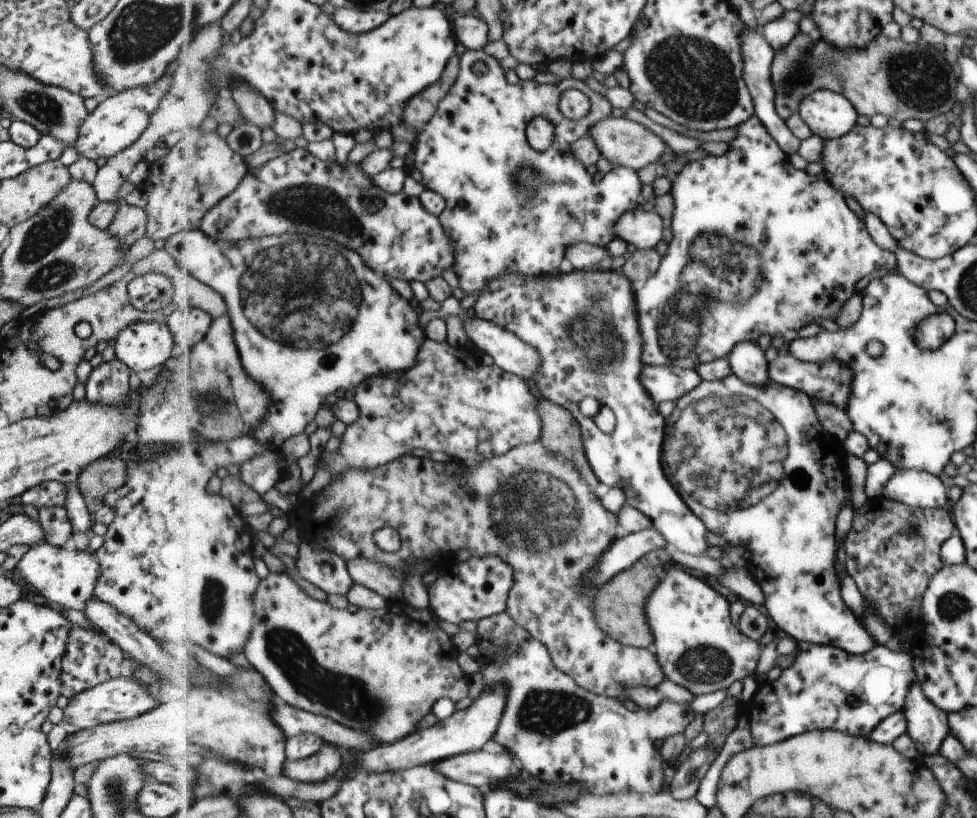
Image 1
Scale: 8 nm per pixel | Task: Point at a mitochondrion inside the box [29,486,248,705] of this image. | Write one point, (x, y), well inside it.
(212, 604)

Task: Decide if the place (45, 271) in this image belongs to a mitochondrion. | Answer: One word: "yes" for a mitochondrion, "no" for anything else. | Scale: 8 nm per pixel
yes

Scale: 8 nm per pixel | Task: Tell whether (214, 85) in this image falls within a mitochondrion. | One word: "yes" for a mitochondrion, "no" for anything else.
no

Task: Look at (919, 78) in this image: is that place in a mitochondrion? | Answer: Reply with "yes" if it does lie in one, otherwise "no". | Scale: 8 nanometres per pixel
yes

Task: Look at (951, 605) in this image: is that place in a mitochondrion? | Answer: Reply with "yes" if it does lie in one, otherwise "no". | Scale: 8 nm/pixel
yes

